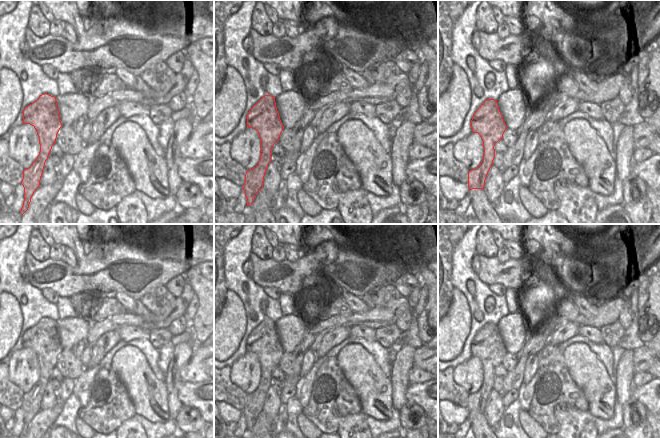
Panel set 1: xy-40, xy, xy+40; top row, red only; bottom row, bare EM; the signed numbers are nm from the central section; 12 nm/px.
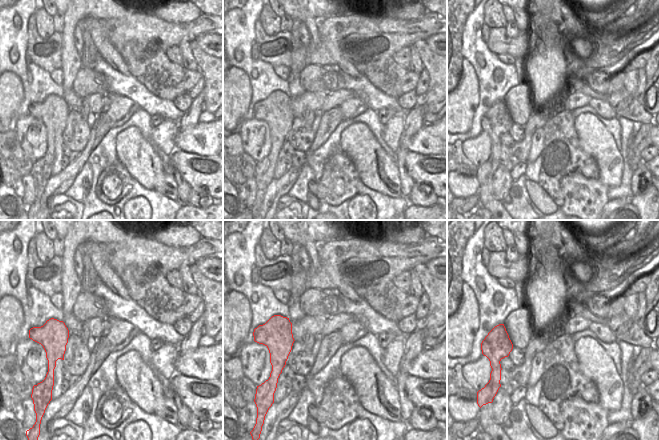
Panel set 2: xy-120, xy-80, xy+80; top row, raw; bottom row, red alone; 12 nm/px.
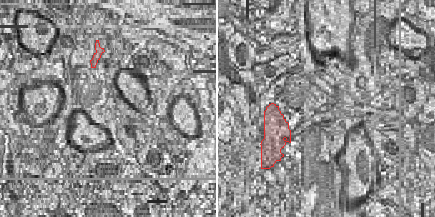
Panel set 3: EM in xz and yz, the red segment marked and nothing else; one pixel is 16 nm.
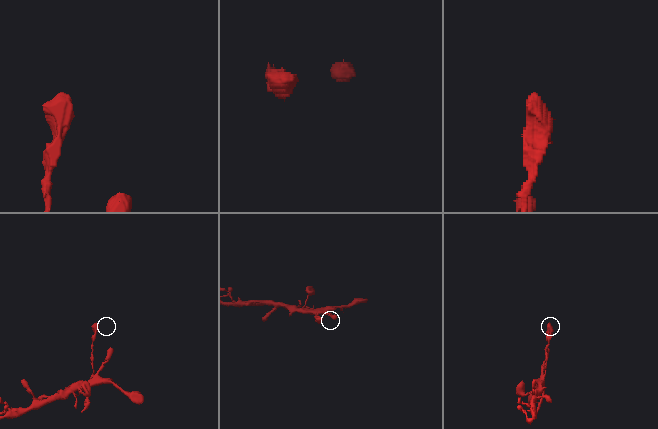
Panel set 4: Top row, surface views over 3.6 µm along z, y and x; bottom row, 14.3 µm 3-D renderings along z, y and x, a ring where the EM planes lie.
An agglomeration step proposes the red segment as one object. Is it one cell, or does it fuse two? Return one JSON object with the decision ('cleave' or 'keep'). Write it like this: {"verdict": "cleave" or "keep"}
{"verdict": "keep"}

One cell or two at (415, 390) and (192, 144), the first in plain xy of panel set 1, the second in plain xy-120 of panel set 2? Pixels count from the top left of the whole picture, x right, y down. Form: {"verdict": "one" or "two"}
{"verdict": "two"}

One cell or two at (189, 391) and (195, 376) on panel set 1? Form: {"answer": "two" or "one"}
{"answer": "two"}

